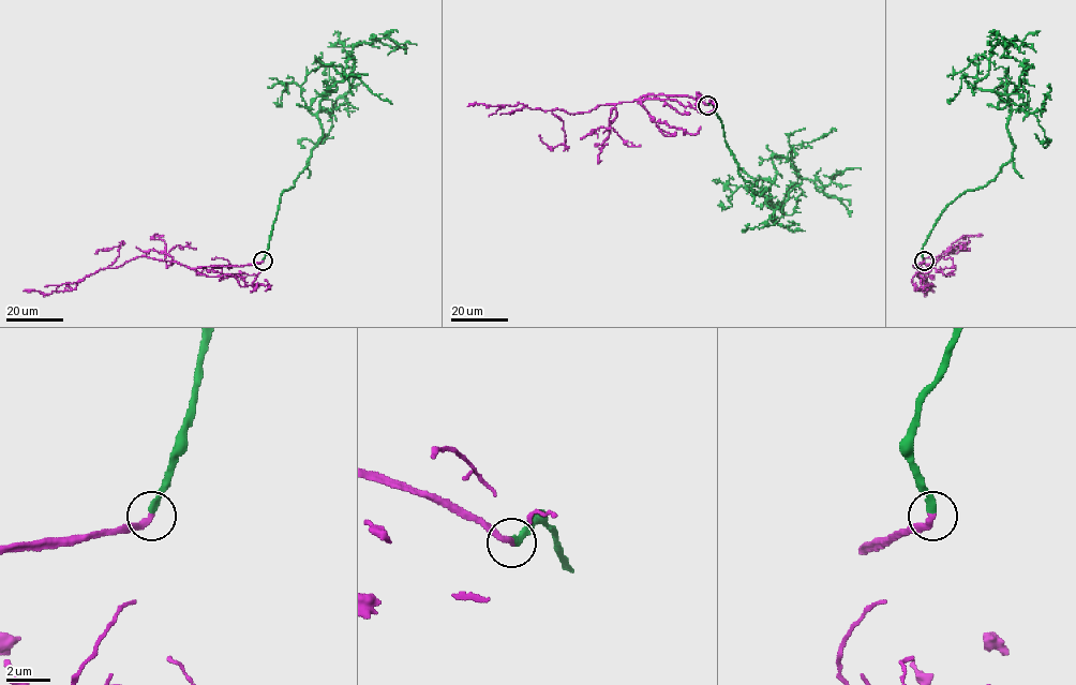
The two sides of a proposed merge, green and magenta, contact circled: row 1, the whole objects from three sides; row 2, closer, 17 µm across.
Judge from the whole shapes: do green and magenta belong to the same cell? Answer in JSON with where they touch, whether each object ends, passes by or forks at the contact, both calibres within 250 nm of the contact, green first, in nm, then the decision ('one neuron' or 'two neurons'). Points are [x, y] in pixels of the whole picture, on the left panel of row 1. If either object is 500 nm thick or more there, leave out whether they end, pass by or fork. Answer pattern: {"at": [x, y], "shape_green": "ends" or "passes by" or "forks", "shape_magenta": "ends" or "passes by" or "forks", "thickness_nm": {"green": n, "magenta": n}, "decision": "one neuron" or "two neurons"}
{"at": [263, 261], "shape_green": "ends", "shape_magenta": "ends", "thickness_nm": {"green": 280, "magenta": 280}, "decision": "one neuron"}

